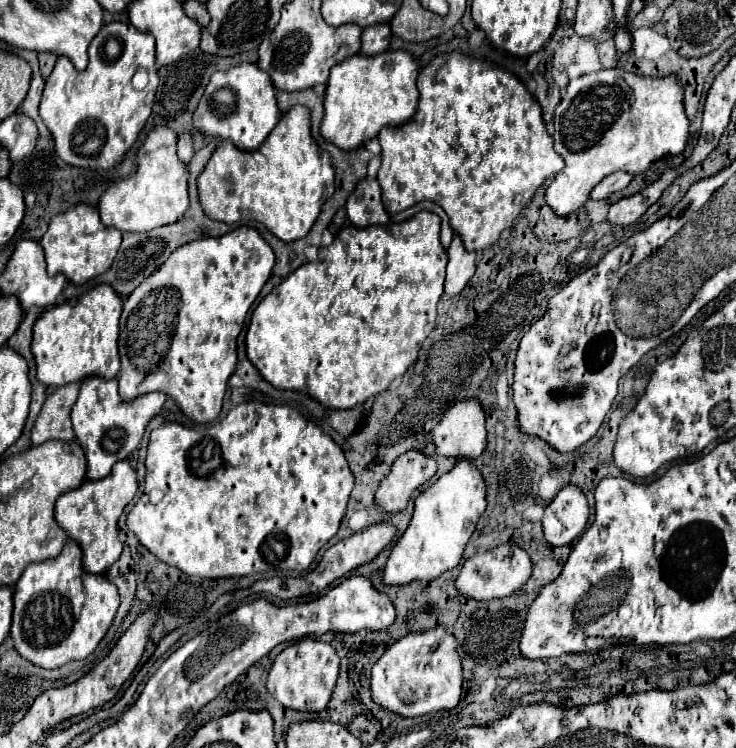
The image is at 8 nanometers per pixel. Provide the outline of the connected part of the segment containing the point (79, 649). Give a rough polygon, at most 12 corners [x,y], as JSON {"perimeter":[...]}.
{"perimeter":[[72,540],[30,564],[10,638],[60,668],[96,650],[118,588],[84,572]]}

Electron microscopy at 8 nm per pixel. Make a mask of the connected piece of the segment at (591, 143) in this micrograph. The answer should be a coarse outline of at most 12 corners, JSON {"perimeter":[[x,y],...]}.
{"perimeter":[[608,68],[570,80],[546,188],[556,216],[612,172],[682,154],[676,76]]}

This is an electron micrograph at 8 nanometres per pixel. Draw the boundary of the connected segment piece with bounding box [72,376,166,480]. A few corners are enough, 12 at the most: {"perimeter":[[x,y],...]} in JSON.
{"perimeter":[[116,378],[82,380],[72,408],[88,480],[138,450],[164,392],[128,402]]}

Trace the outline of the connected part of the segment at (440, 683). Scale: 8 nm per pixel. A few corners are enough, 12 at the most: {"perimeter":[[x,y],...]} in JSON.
{"perimeter":[[444,626],[392,644],[372,698],[404,718],[452,710],[458,642]]}

